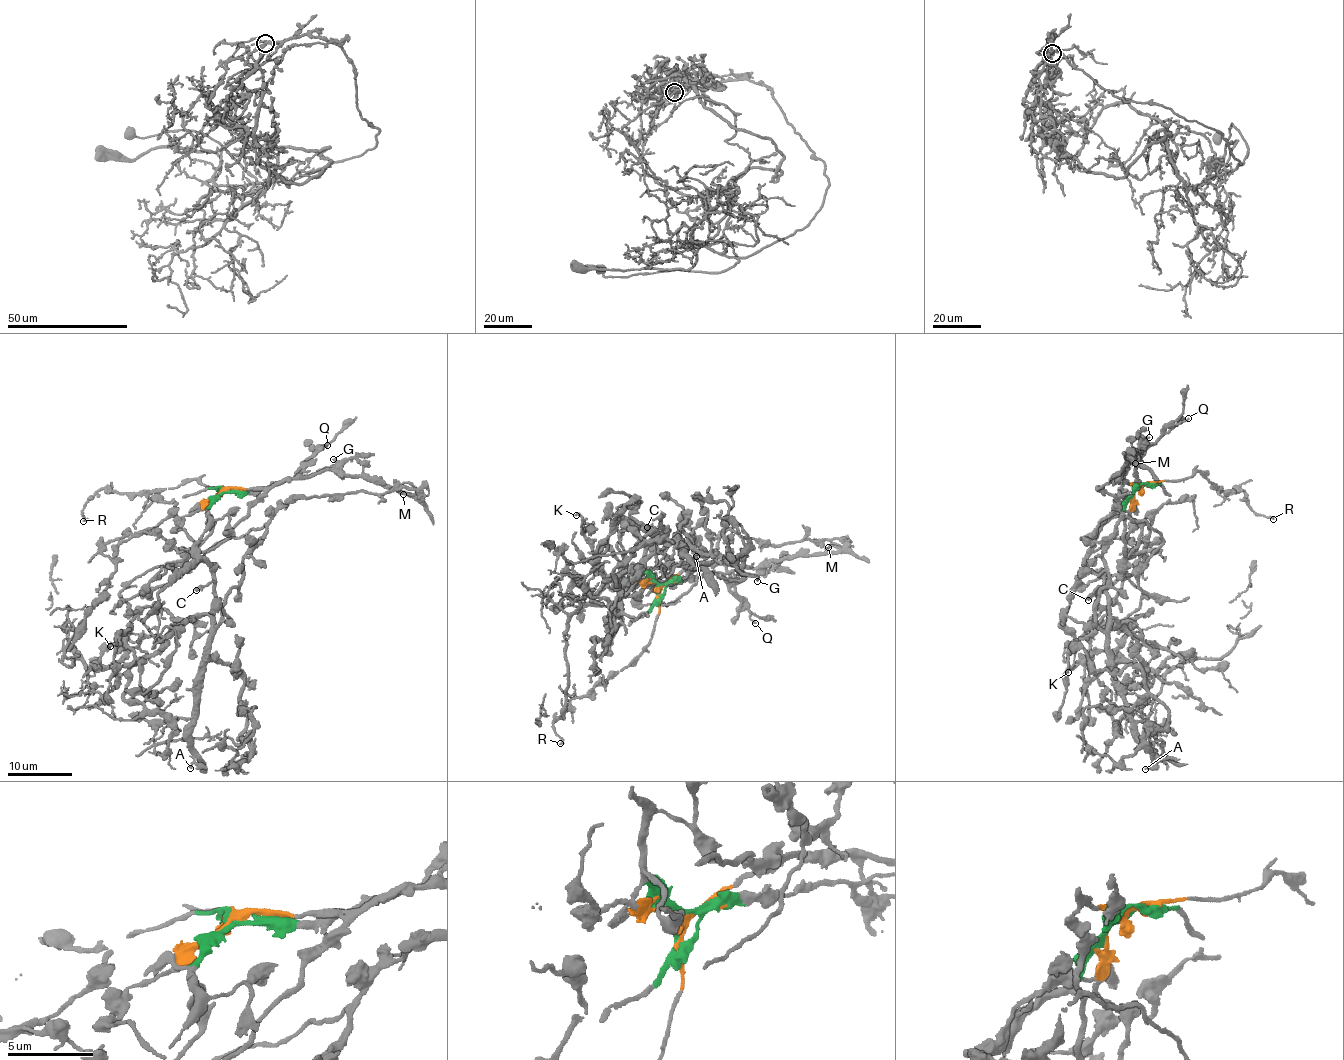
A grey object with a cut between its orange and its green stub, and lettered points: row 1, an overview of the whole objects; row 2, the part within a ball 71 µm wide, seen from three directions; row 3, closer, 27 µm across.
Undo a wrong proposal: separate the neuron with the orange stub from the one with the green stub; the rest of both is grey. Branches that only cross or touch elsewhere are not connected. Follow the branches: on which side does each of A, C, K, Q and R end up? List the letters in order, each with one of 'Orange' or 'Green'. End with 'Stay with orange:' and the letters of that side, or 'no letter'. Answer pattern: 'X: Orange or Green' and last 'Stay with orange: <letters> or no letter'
A: Green
C: Green
K: Green
Q: Green
R: Orange
Stay with orange: R

